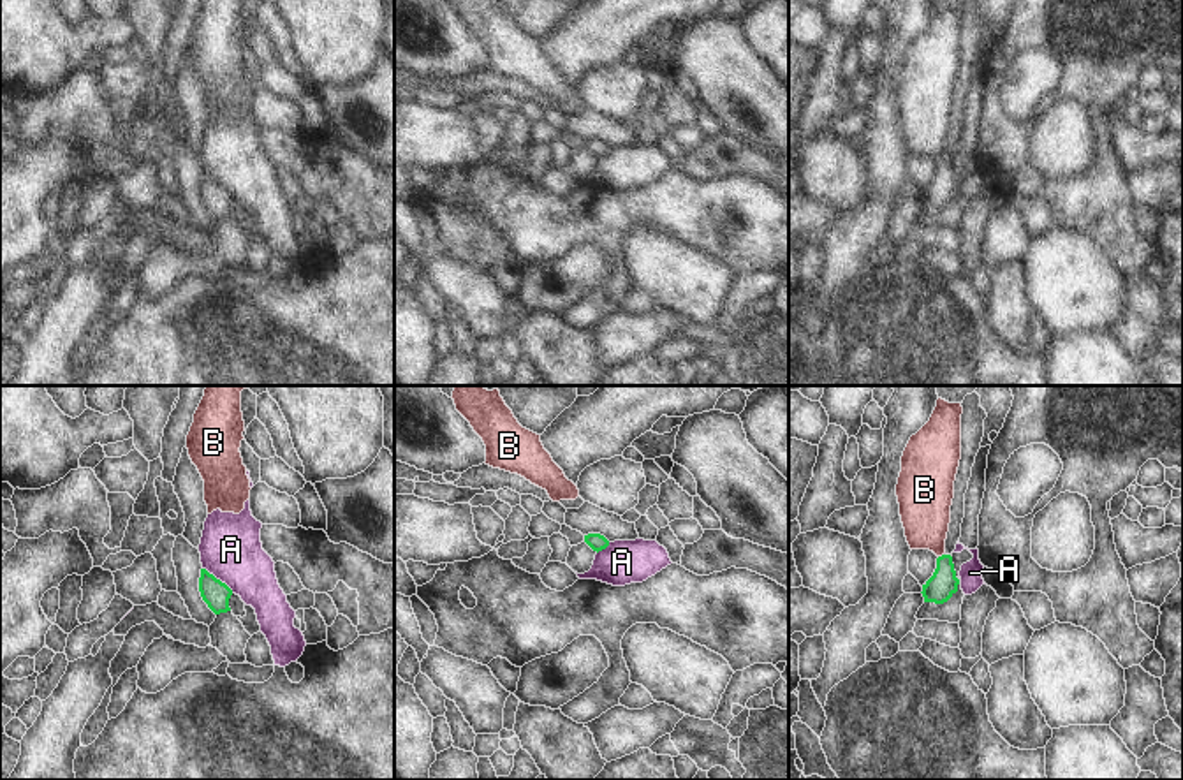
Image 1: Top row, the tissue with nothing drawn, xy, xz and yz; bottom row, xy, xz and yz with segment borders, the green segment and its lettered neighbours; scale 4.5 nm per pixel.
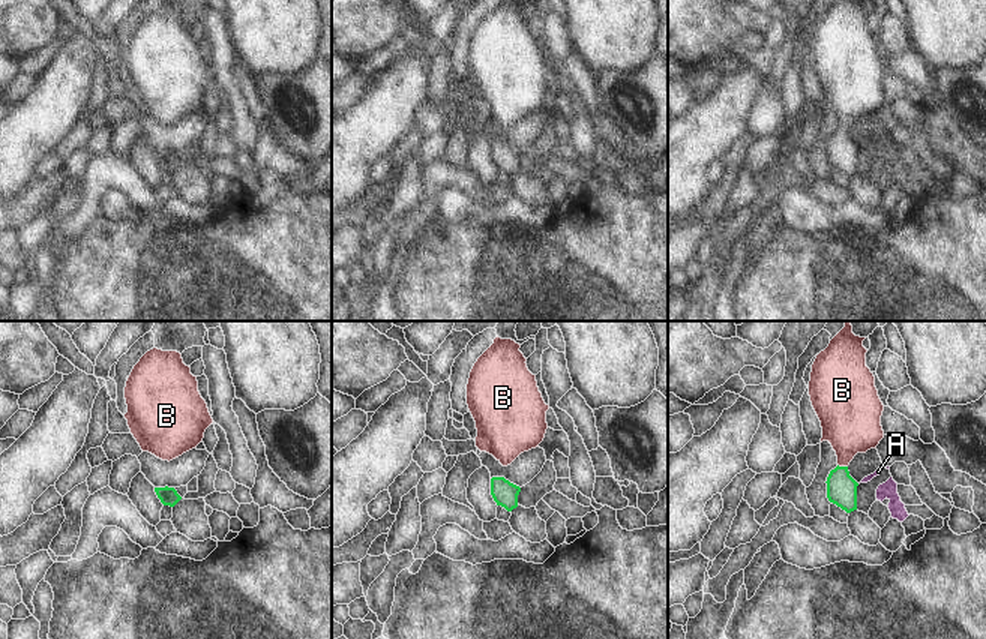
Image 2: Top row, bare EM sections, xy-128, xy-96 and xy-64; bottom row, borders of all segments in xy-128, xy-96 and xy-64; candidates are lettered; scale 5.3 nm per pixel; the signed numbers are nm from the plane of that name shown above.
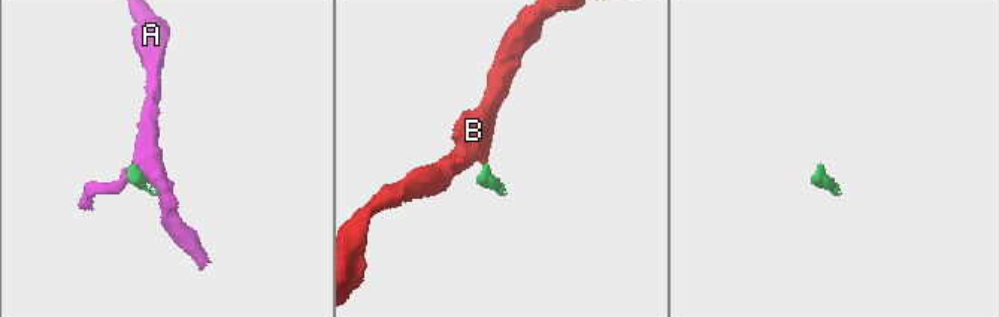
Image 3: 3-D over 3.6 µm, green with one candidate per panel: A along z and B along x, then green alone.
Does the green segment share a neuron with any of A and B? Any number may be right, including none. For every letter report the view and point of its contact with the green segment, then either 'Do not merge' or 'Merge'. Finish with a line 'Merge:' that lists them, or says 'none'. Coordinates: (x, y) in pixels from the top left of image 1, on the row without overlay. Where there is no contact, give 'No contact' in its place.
A: Touches green at xy (219, 185). Do not merge
B: Touches green at yz (942, 161). Merge
Merge: B

